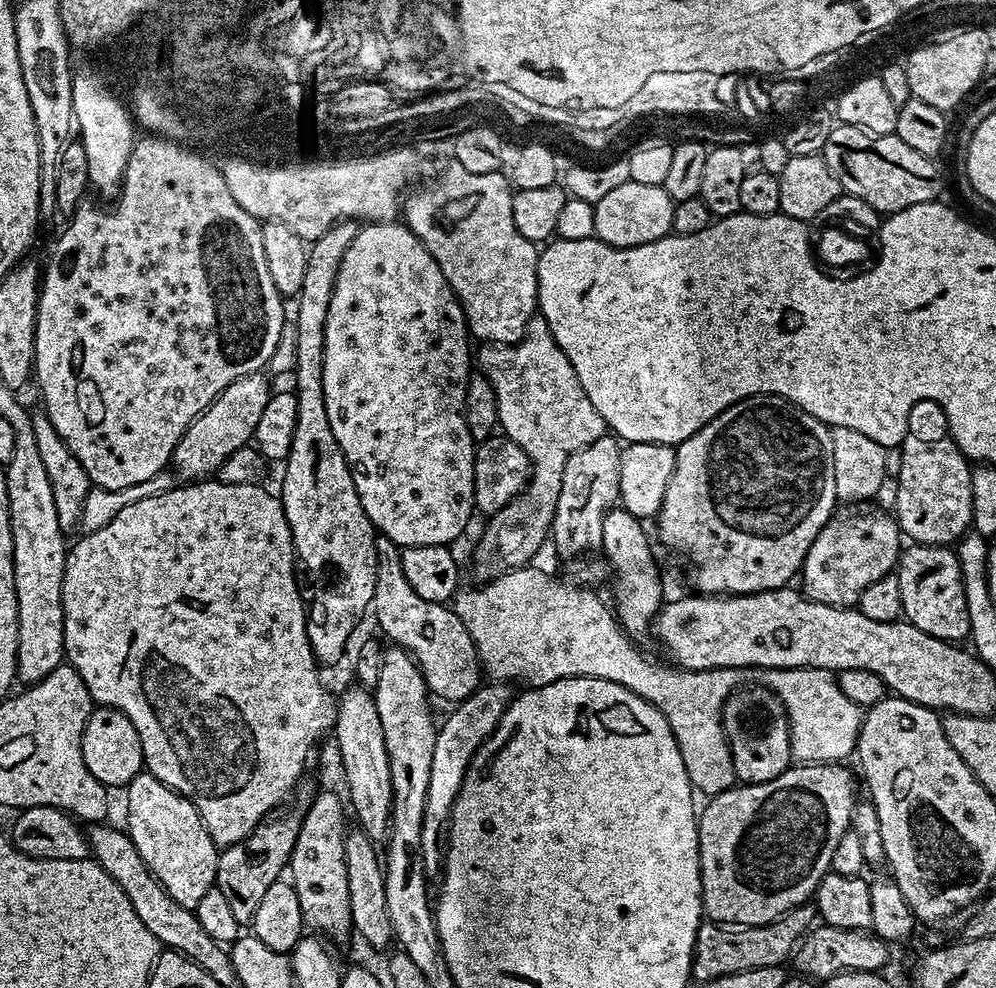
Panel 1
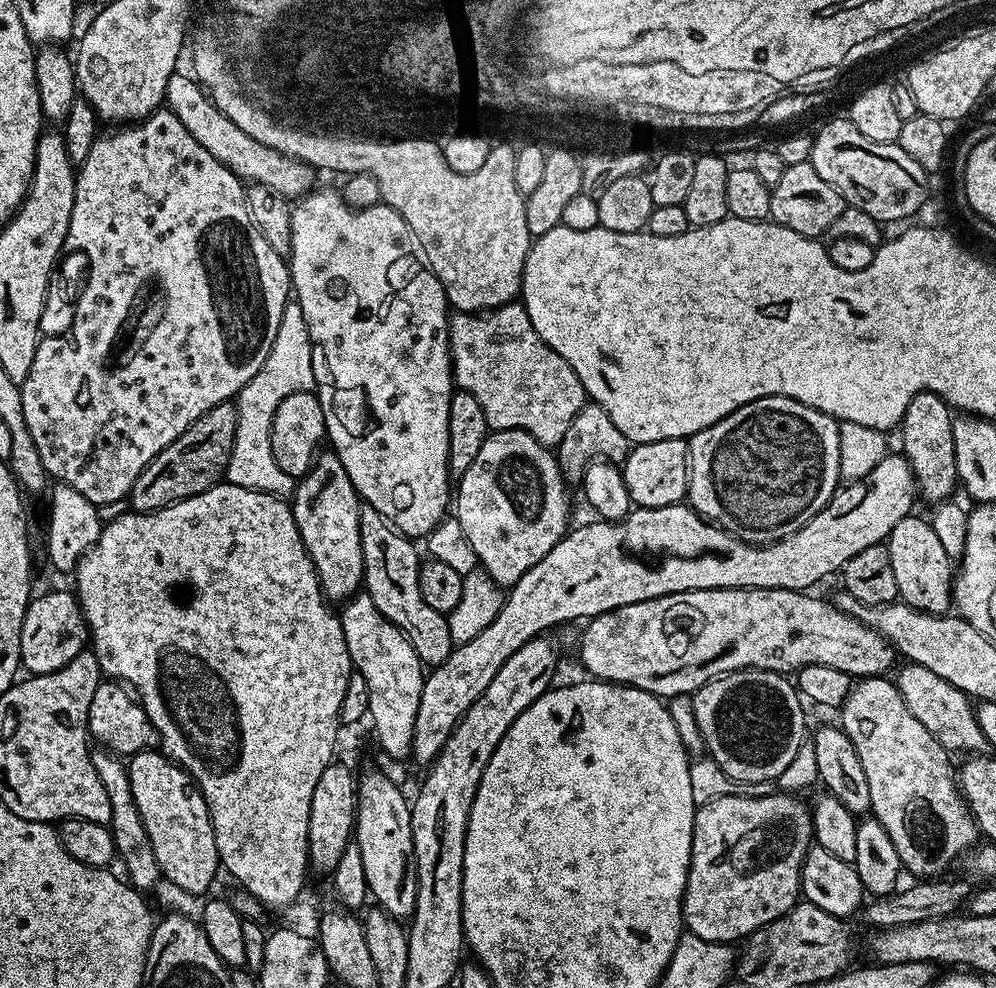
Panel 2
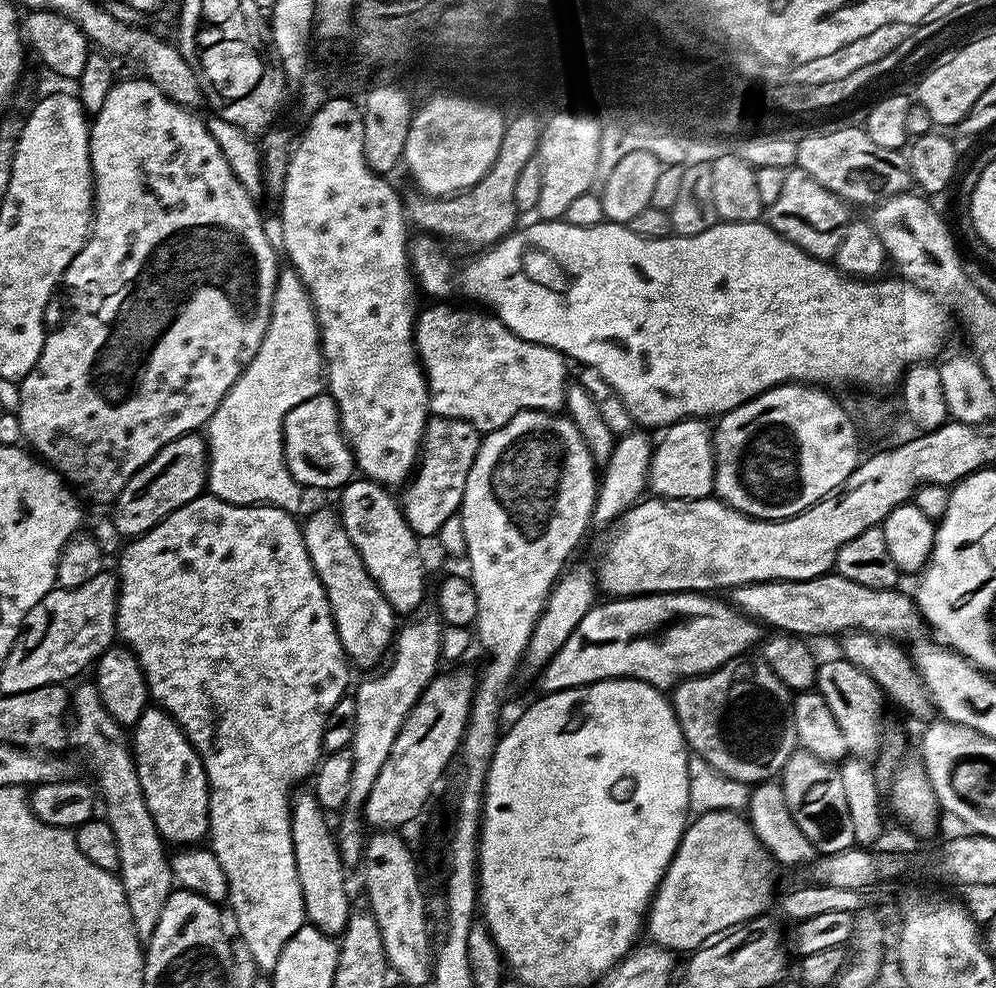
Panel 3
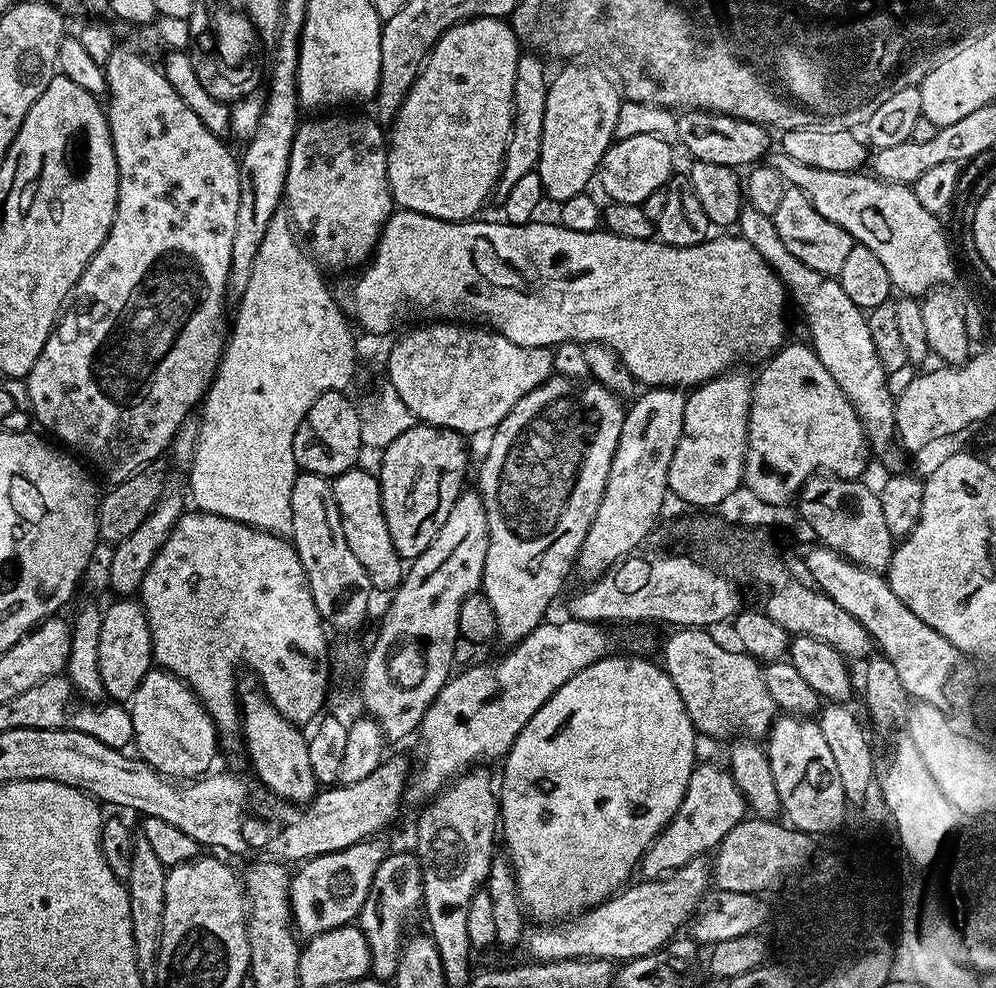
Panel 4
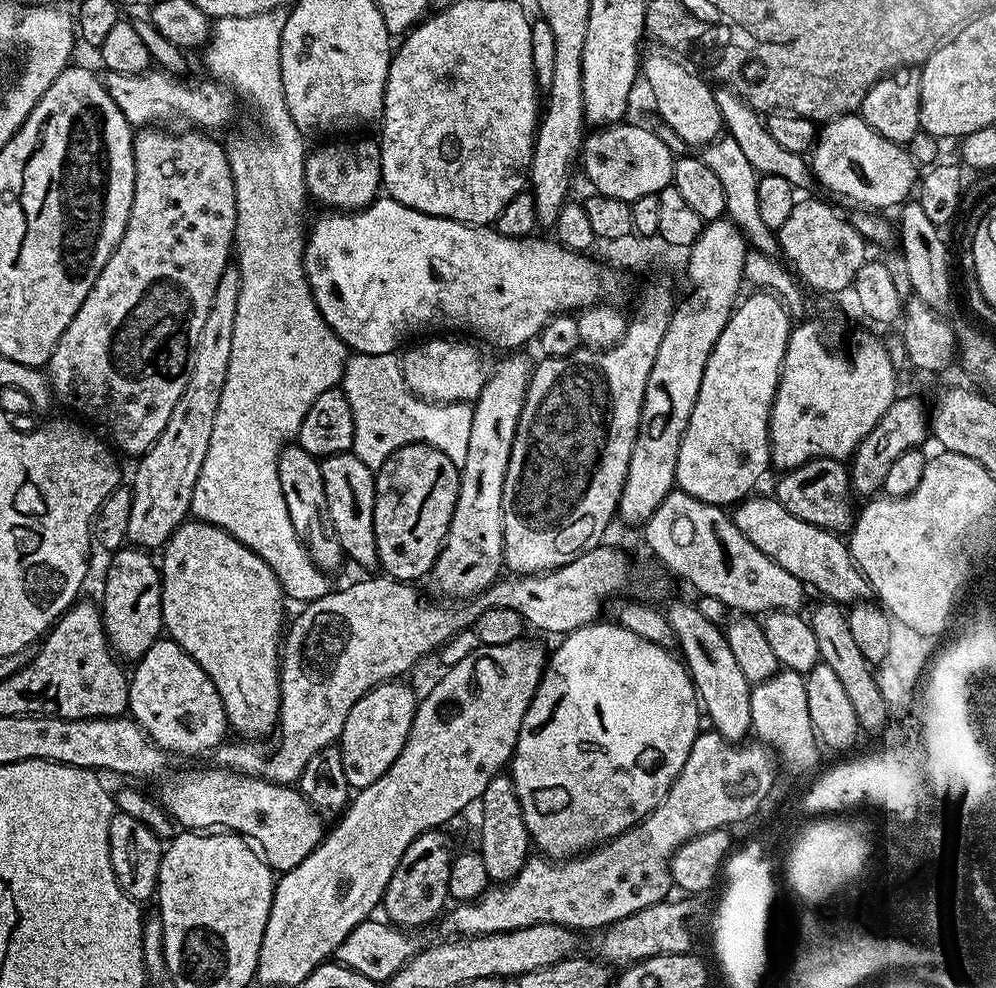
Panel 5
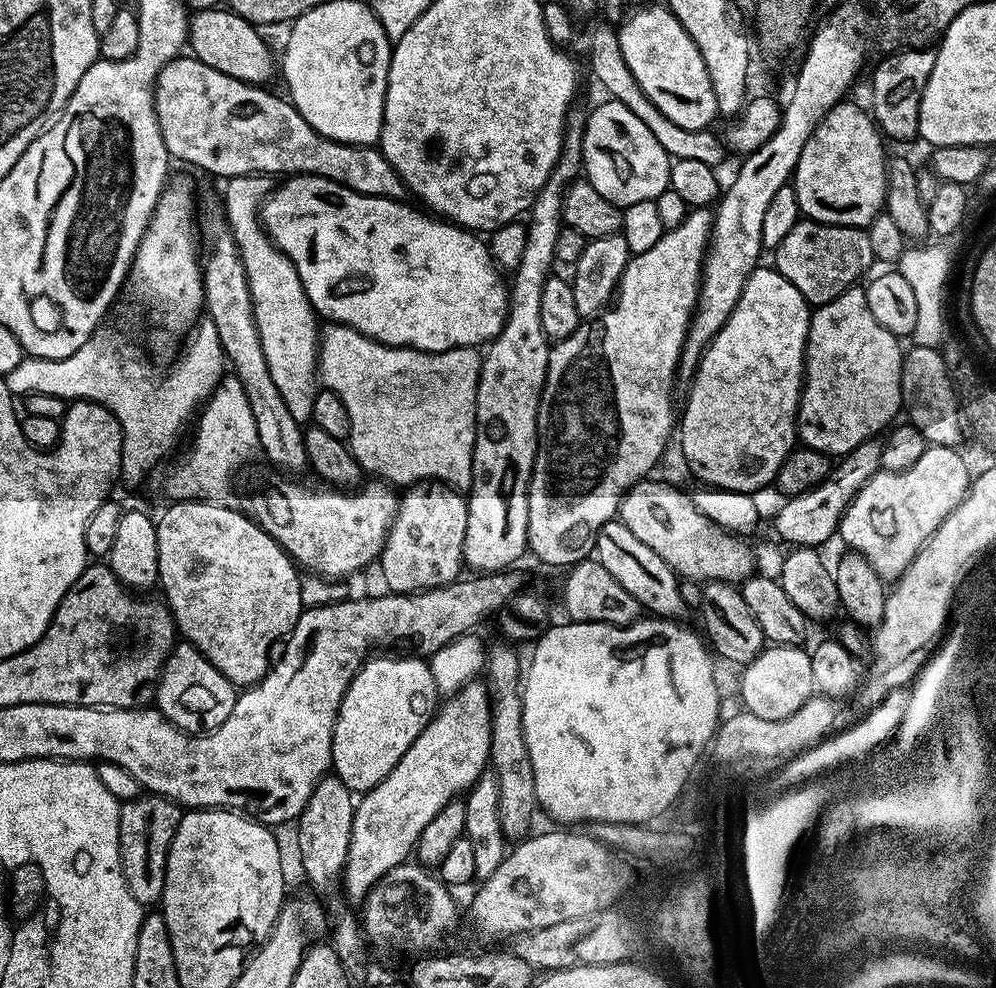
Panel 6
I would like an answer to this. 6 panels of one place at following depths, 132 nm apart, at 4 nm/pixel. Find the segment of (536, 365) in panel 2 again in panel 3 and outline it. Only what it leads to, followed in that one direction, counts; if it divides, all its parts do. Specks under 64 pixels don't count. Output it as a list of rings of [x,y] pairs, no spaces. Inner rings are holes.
[[[448,302],[429,304],[417,317],[414,339],[428,380],[431,415],[462,418],[487,434],[506,426],[519,412],[559,413],[564,408],[570,364],[558,350],[518,338],[487,311],[451,308]]]

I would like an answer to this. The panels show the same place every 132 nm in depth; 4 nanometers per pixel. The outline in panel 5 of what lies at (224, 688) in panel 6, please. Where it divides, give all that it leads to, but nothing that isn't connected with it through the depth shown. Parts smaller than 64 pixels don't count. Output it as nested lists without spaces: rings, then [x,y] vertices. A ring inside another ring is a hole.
[[[171,638],[156,640],[143,658],[135,661],[133,668],[136,669],[131,669],[128,681],[128,712],[131,719],[144,729],[149,740],[165,753],[177,752],[180,756],[200,756],[203,752],[212,754],[225,743],[224,731],[227,733],[230,725],[222,698],[218,698],[218,690],[214,690],[214,682],[210,682],[206,670],[202,670],[202,666],[198,666],[198,662],[194,662],[182,646],[175,644]]]

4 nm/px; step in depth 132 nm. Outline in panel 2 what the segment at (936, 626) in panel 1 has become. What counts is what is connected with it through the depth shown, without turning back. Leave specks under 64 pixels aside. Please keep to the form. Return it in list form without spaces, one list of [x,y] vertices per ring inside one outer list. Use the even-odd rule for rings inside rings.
[[[919,514],[902,518],[886,543],[890,566],[894,566],[894,578],[898,581],[899,599],[931,616],[945,615],[954,604],[954,562],[946,554],[938,534],[934,534],[931,523]]]

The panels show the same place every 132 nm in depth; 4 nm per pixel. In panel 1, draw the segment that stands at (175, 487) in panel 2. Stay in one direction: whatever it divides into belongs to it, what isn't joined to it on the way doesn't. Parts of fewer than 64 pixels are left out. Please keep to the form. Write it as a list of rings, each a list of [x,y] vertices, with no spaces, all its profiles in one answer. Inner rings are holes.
[[[263,371],[251,372],[230,382],[230,386],[226,386],[226,390],[222,390],[216,401],[186,430],[170,461],[171,471],[176,471],[181,481],[199,482],[219,473],[230,454],[253,443],[262,410],[266,410],[266,402],[270,402],[274,391],[264,375]]]

